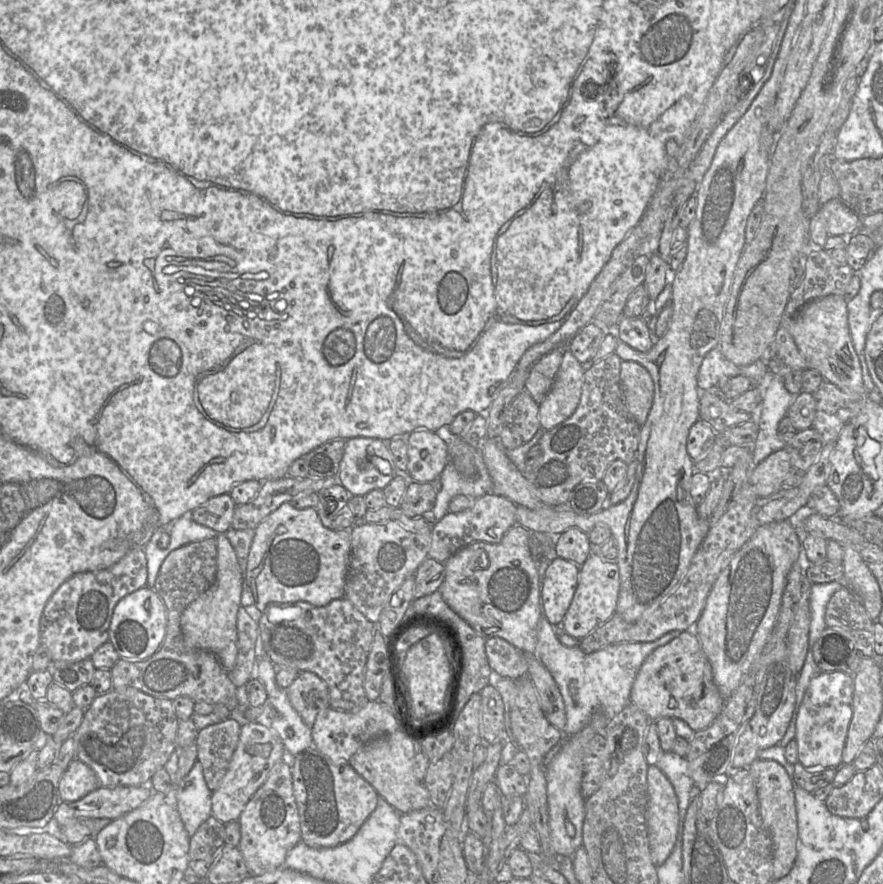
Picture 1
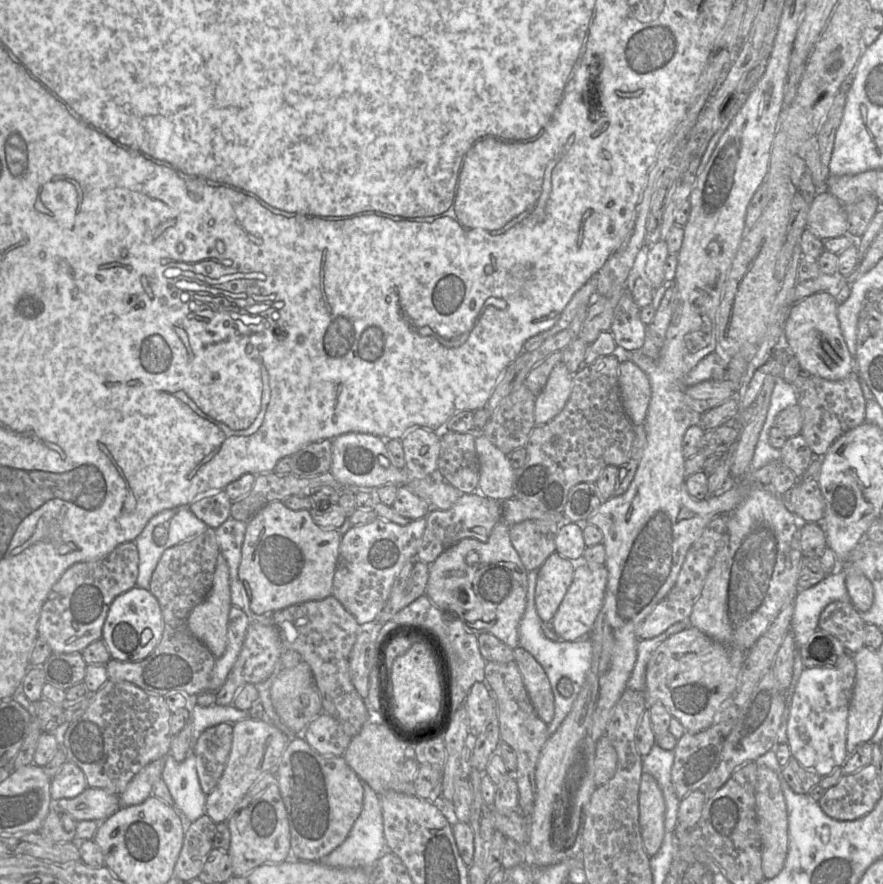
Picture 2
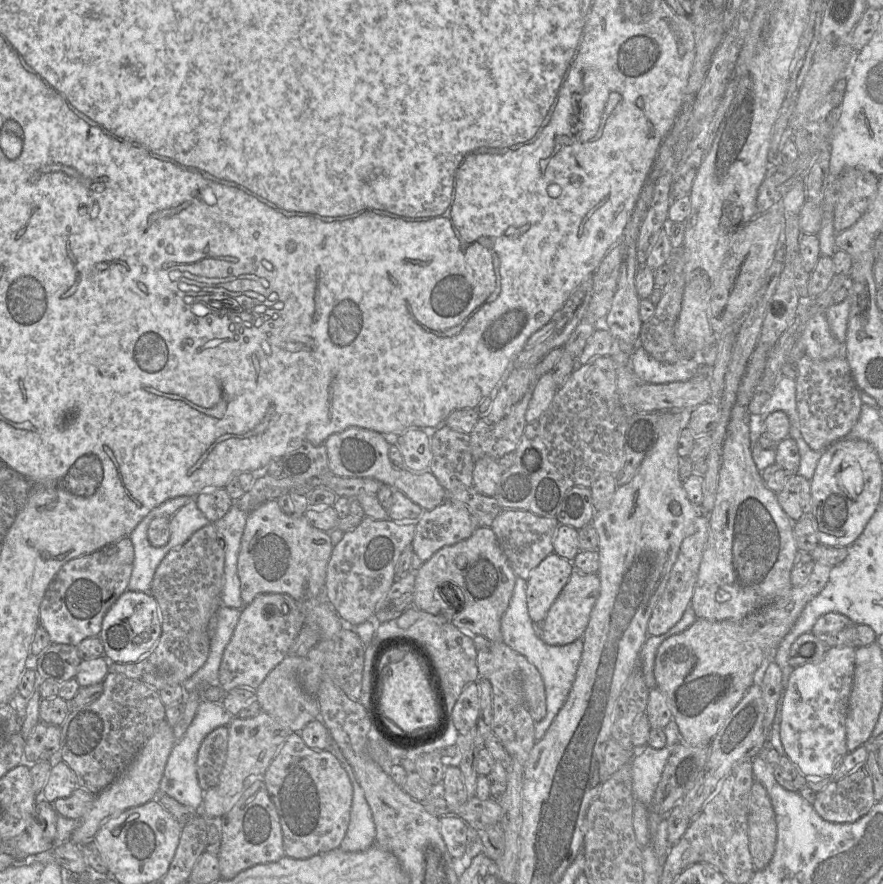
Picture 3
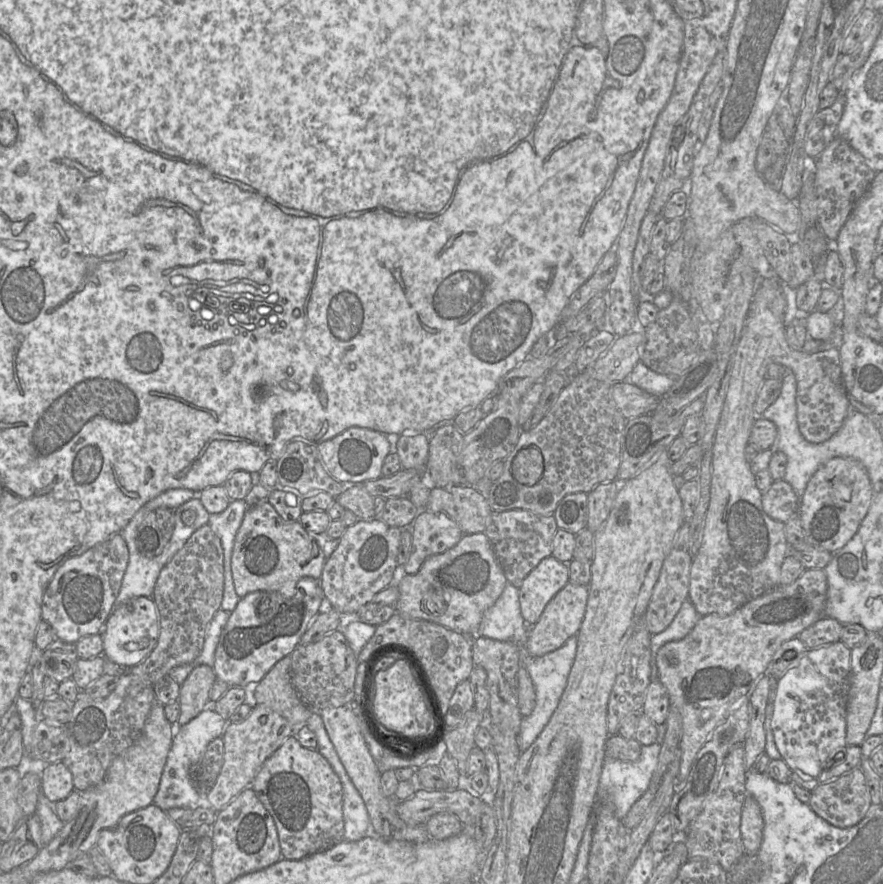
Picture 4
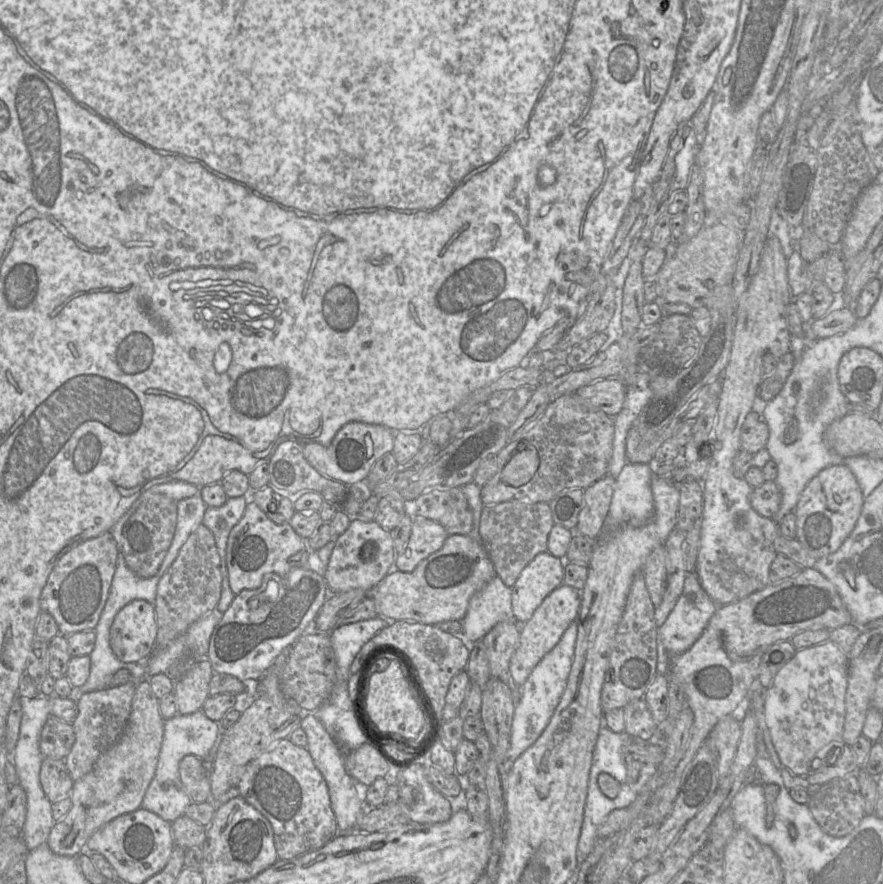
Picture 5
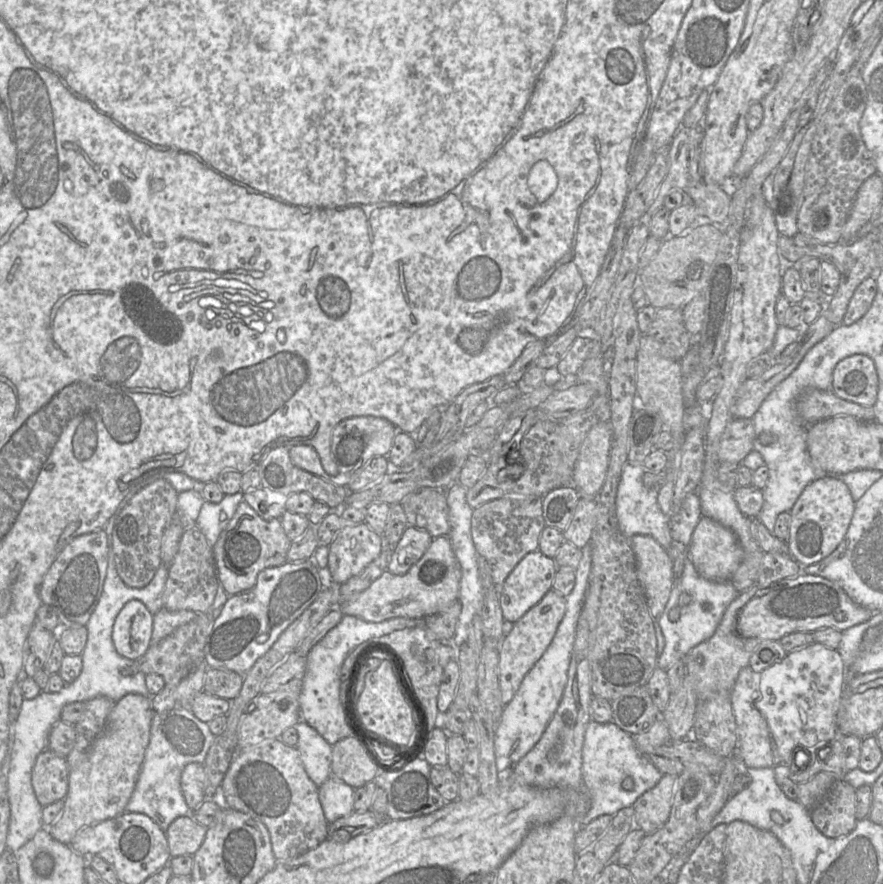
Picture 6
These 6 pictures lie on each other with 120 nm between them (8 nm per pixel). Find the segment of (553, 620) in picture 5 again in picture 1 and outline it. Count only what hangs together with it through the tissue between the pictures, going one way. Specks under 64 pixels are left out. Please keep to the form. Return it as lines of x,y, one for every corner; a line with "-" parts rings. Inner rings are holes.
592,545
592,552
587,560
580,566
577,588
570,603
570,606
561,621
561,629
570,636
581,640
592,632
599,625
610,619
616,612
616,605
620,588
620,574
619,568
615,560
605,560
594,549

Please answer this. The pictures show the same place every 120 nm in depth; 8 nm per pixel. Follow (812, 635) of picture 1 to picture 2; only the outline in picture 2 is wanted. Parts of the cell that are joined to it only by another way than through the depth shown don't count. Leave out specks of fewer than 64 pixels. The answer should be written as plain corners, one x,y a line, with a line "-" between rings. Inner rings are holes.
838,563
838,568
833,569
818,584
798,591
791,621
797,648
819,629
820,615
828,604
834,601
851,602
845,578
842,564

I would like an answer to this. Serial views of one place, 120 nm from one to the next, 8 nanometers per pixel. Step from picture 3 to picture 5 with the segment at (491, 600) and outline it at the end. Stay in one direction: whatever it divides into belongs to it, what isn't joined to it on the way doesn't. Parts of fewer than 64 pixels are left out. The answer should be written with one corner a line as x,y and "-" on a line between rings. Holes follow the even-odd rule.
448,535
441,549
421,561
412,572
392,569
369,593
373,598
378,616
389,621
407,620
426,625
438,625
451,620
462,621
471,598
482,590
494,577
496,571
485,550
481,537
476,540
469,535

